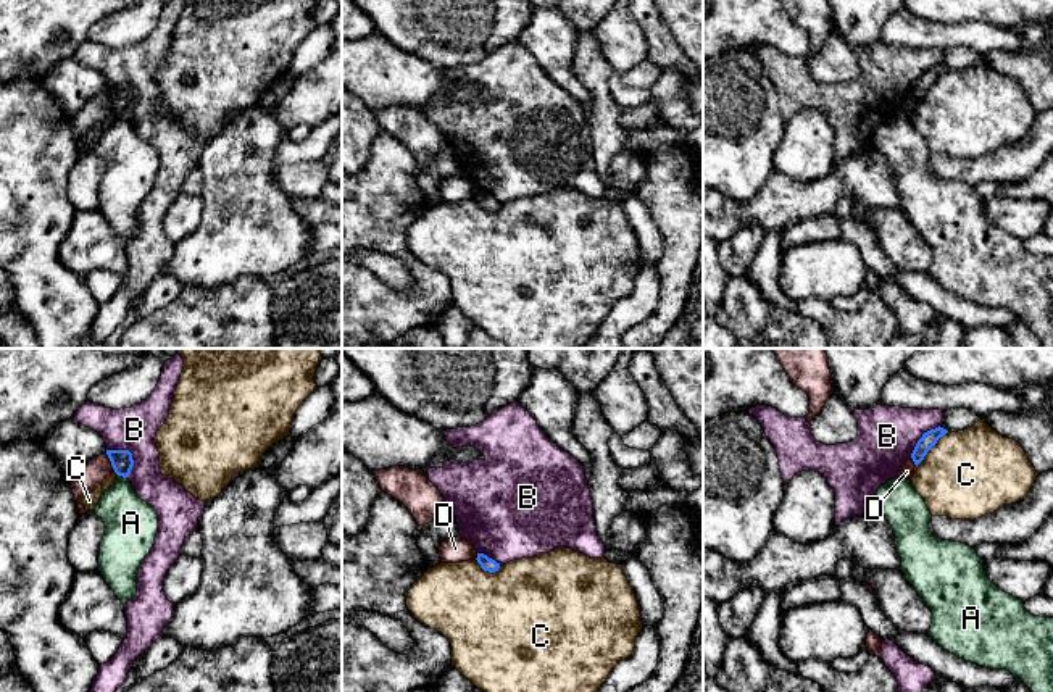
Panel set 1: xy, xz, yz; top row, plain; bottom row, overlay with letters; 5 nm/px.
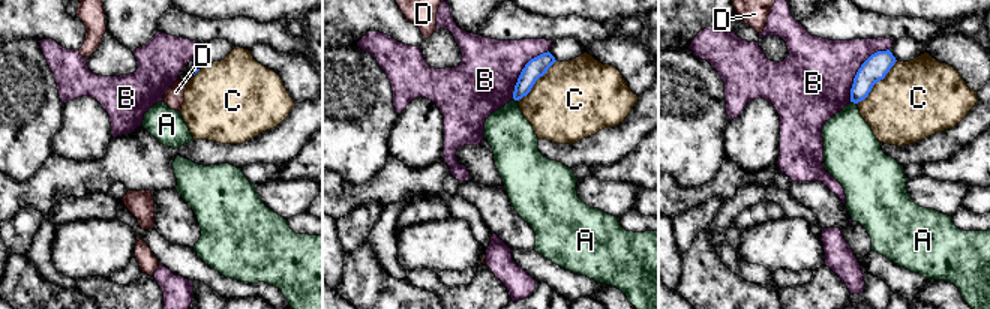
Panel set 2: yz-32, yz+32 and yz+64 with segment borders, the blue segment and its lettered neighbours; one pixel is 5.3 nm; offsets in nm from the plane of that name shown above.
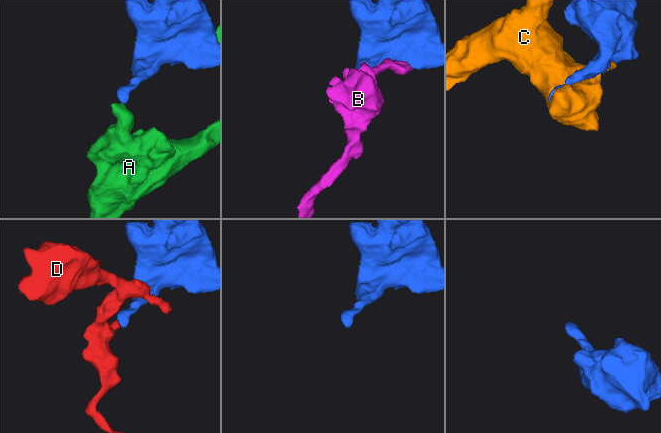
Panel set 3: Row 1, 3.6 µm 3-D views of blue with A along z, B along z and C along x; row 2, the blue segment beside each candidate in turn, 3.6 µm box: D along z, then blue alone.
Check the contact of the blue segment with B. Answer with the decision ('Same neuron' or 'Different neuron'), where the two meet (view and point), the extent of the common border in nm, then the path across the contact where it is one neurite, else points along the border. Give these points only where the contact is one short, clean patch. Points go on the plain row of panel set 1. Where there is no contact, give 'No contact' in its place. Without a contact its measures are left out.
Different neuron. Touches blue at xy (131, 92). Shared border 180 nm

